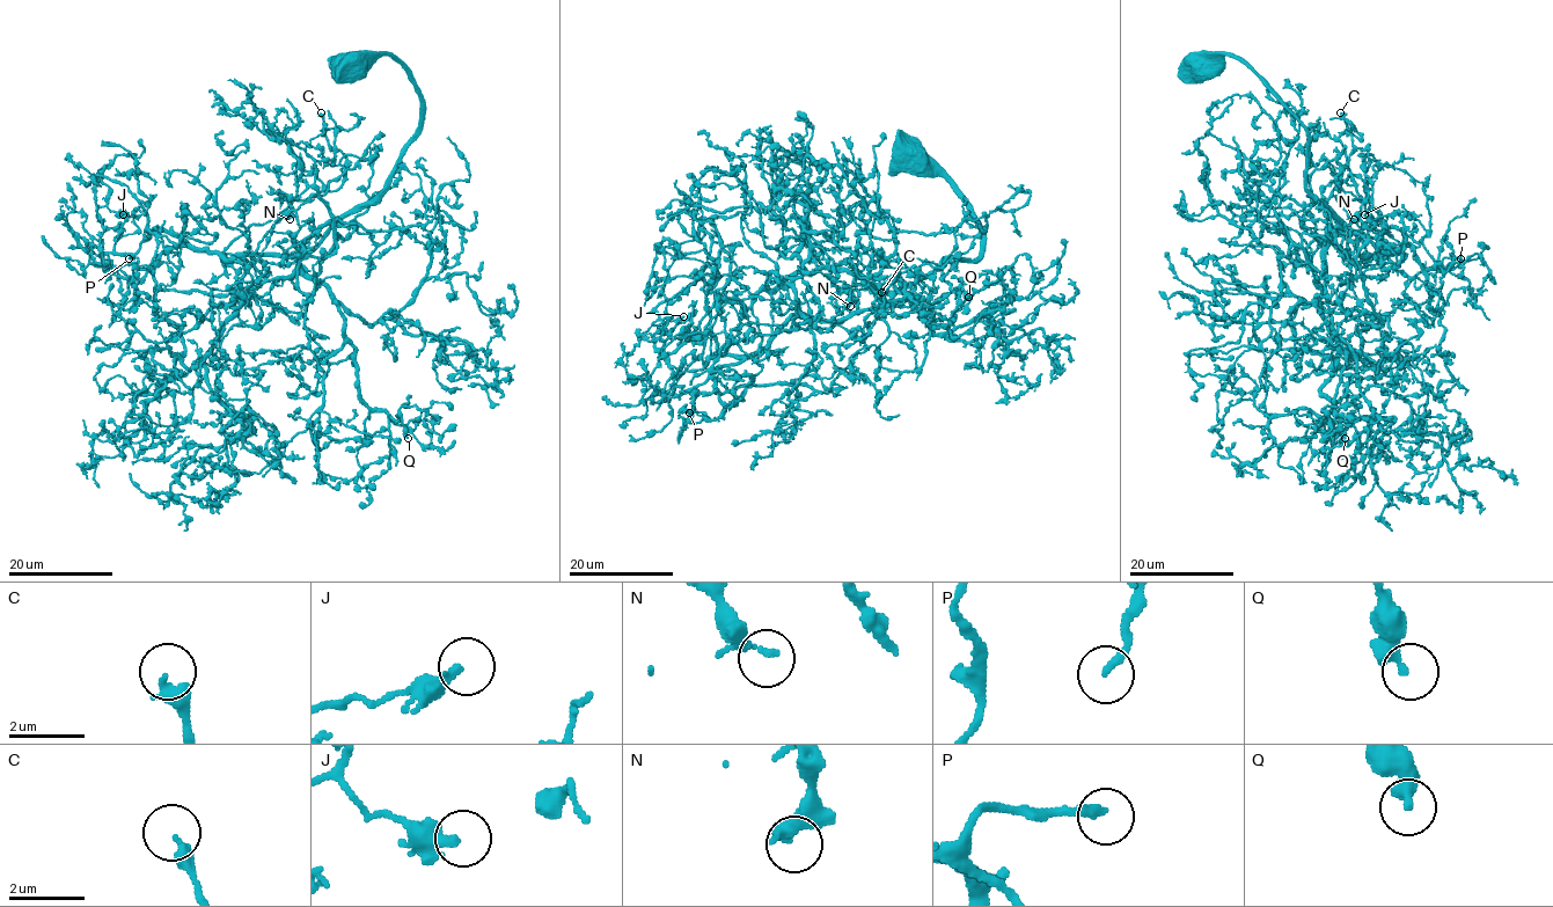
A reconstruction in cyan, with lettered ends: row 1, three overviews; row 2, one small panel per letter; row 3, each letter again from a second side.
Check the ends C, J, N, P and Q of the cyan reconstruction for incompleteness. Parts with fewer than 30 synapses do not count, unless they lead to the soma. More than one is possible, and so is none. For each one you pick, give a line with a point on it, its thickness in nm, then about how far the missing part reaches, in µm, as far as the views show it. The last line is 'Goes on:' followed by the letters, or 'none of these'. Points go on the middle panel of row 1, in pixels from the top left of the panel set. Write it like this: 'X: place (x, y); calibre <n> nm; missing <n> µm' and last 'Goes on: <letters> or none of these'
P: place (689, 412); calibre 200 nm; missing 30 µm
Goes on: P

